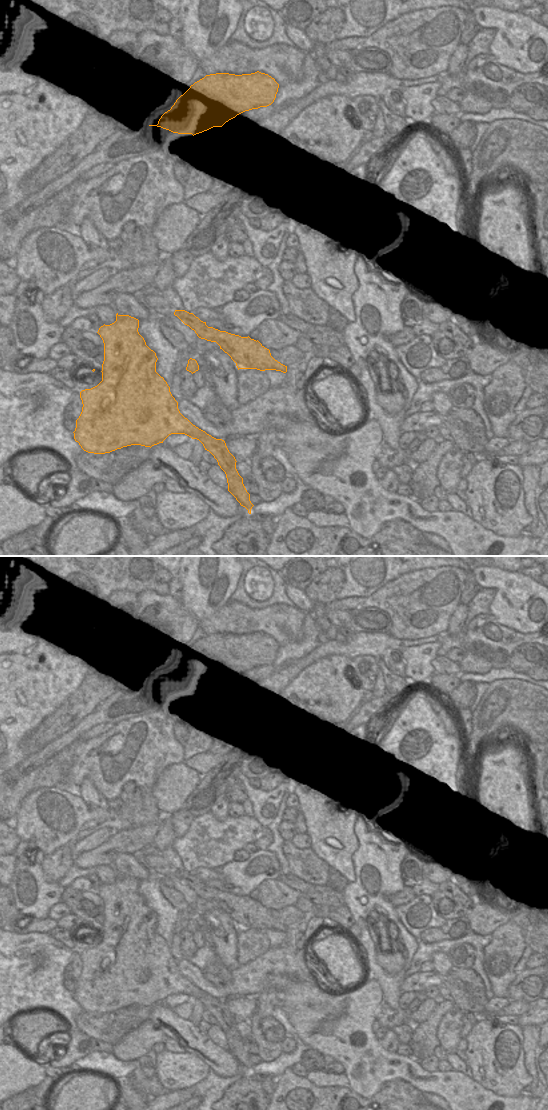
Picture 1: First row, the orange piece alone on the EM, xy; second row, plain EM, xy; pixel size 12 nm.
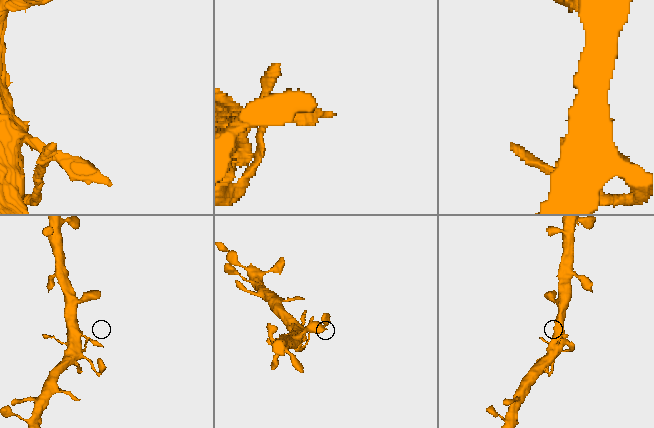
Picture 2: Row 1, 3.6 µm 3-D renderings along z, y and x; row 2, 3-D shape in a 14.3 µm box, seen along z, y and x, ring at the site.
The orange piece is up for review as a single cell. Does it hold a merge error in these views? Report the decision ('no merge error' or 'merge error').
no merge error

